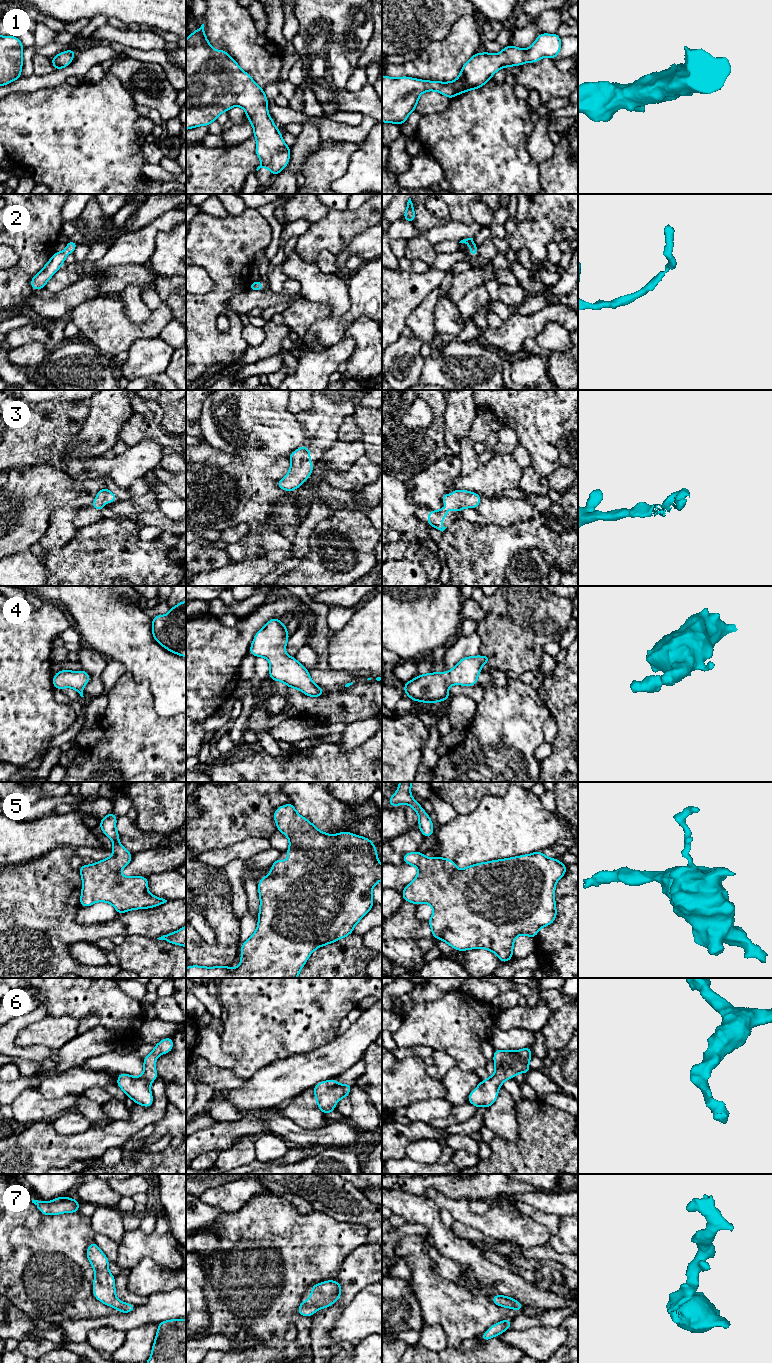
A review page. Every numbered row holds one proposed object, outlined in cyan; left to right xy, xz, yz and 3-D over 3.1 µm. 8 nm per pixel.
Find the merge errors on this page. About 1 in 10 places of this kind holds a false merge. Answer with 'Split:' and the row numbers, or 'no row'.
Split: no row

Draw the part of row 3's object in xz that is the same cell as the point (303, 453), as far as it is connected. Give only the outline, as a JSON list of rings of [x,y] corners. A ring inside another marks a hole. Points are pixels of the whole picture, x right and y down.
[[[301,446],[288,457],[291,461],[289,473],[276,486],[291,492],[298,489],[311,475],[314,464],[308,460],[311,458],[311,451],[306,446]]]

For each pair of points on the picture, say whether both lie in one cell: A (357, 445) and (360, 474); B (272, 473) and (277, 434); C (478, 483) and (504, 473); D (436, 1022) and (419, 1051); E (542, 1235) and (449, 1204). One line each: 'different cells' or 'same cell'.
A: different cells
B: different cells
C: same cell
D: different cells
E: same cell

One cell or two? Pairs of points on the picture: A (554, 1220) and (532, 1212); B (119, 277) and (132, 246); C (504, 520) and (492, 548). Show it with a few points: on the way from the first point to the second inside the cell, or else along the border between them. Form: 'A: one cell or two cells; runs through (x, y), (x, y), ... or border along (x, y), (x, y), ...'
A: one cell; runs through (549, 1220), (537, 1215)
B: two cells; border along (146, 263), (118, 265), (102, 274)
C: two cells; border along (525, 520), (519, 520), (507, 526), (487, 523)

